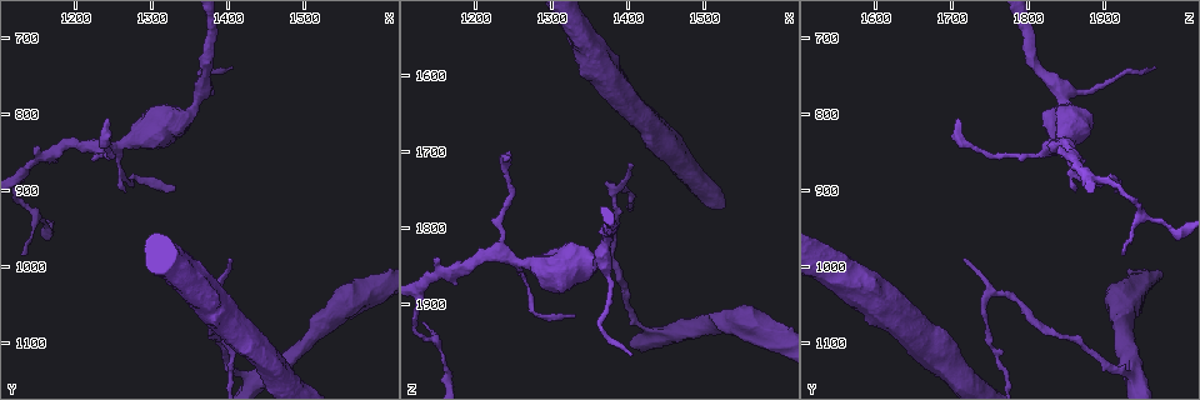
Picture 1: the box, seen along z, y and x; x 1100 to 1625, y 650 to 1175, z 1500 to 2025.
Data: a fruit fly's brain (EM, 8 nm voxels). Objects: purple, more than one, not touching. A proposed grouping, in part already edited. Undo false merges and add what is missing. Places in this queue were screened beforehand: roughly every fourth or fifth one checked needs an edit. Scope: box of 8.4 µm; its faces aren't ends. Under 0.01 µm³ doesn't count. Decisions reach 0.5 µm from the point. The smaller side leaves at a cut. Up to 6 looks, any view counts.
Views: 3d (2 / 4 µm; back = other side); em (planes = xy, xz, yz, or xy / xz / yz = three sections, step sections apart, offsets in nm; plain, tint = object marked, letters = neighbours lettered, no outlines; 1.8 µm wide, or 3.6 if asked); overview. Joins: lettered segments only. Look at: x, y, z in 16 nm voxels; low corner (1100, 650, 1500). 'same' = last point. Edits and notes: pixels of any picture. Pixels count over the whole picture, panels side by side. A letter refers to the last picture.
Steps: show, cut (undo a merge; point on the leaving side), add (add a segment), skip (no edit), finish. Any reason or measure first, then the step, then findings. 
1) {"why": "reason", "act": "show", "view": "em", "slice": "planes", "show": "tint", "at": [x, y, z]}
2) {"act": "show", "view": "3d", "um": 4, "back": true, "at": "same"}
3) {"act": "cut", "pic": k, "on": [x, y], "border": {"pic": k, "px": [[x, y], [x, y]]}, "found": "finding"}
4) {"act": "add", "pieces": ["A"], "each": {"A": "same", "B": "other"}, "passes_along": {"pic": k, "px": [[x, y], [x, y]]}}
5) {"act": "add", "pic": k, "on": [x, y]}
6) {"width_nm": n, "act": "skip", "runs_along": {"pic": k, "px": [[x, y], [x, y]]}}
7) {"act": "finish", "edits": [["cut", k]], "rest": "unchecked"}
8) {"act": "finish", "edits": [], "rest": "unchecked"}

{"why": "an open end", "act": "show", "view": "3d", "um": 2, "at": [1245, 805, 1705]}

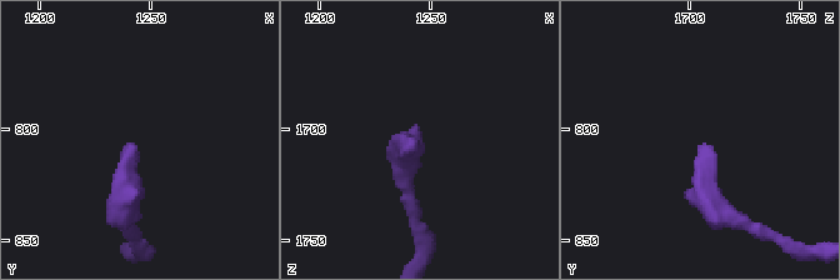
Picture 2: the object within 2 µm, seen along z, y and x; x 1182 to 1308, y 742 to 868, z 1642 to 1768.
{"act": "show", "view": "em", "slice": "xz", "step": 4, "show": "tint", "at": [1242, 806, 1705]}

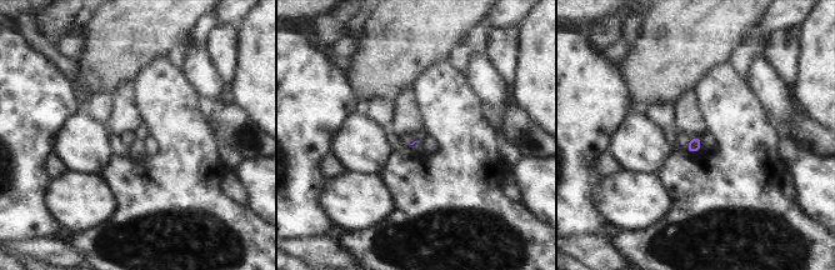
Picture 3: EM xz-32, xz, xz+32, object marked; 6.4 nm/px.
{"why": "another direction", "act": "show", "view": "em", "slice": "yz", "step": 4, "show": "letters", "at": "same"}

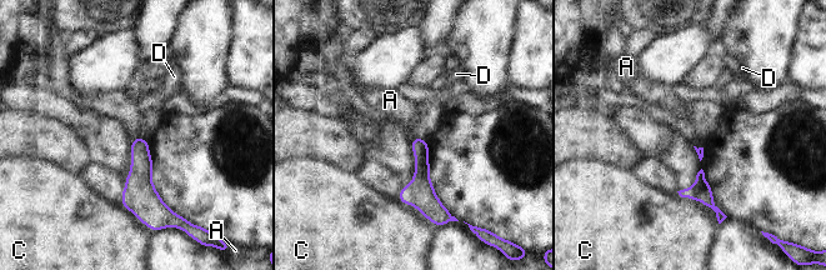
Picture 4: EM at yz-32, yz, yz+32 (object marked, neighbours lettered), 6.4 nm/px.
{"act": "skip", "each": {"A": "other", "C": "other", "D": "other"}, "border": {"pic": 4, "px": [[139, 135], [131, 140]]}, "found": "no lettered segment goes on from it"}

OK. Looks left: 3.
{"why": "free end", "act": "show", "view": "3d", "um": 2, "at": [1330, 900, 1910]}

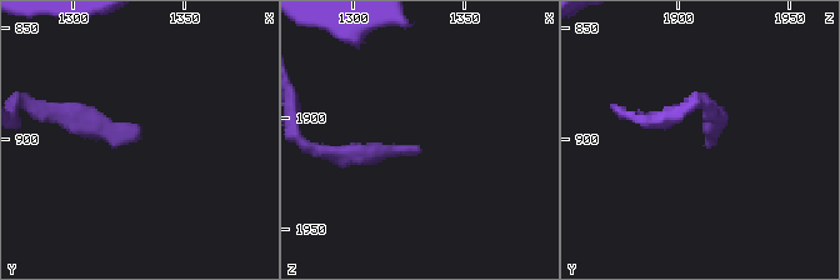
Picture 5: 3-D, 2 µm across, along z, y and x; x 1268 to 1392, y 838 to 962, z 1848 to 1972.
{"why": "need the tissue", "act": "show", "view": "em", "slice": "xz", "step": 16, "show": "tint", "at": [1330, 898, 1913]}

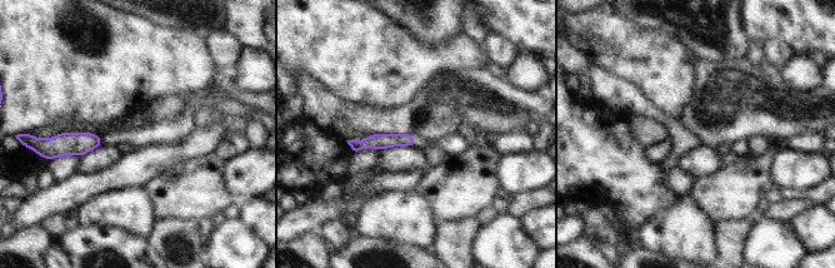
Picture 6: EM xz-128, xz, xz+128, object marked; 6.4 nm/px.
{"why": "cut it another way", "act": "show", "view": "em", "slice": "yz", "step": 8, "show": "letters", "at": "same"}

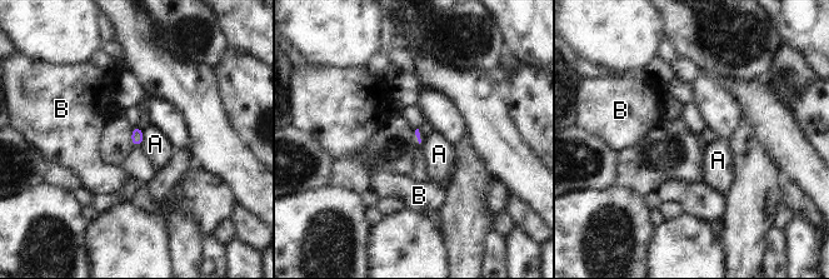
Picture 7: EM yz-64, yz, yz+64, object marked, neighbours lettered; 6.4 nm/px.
{"act": "skip", "each": {"A": "other", "B": "other"}, "border": {"pic": 7, "px": [[144, 131], [144, 139], [140, 145]]}, "found": "no lettered segment goes on from it"}

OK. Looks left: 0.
{"act": "finish", "edits": [], "rest": "unchecked"}

